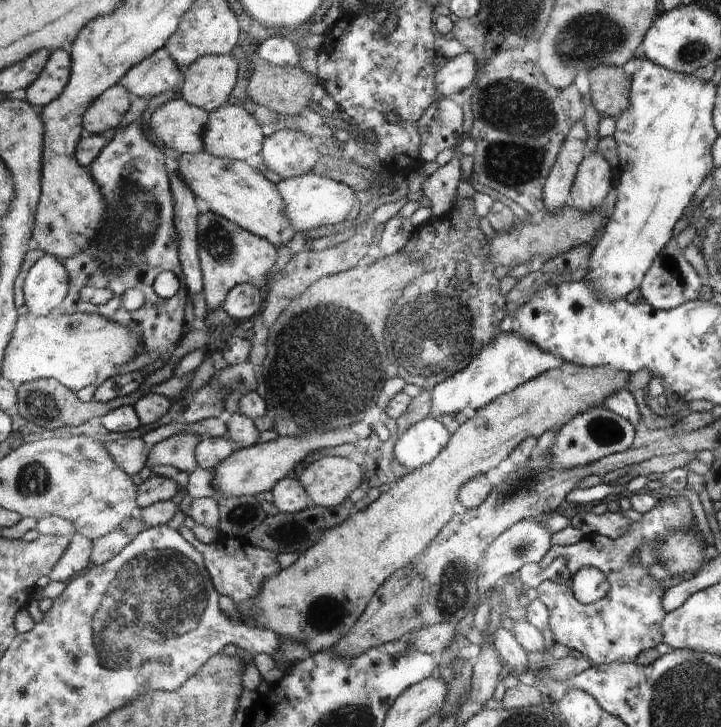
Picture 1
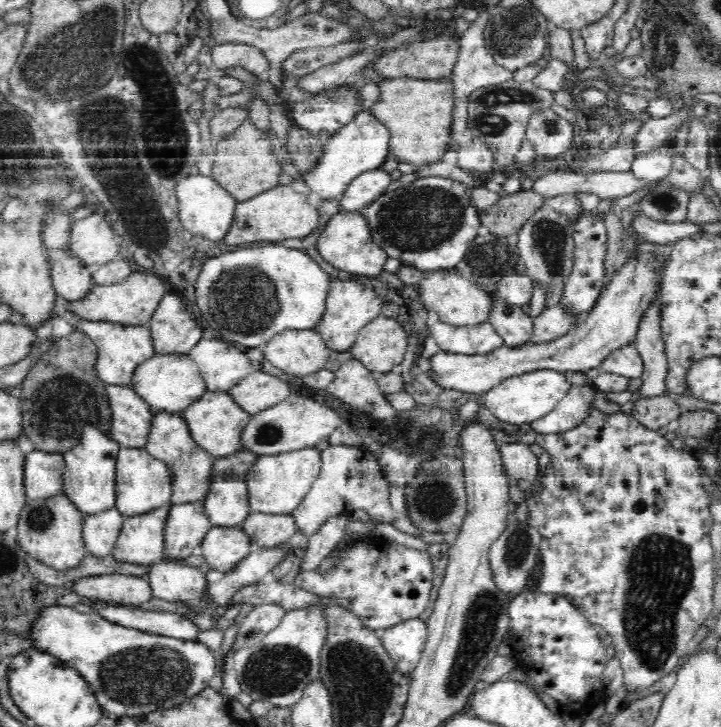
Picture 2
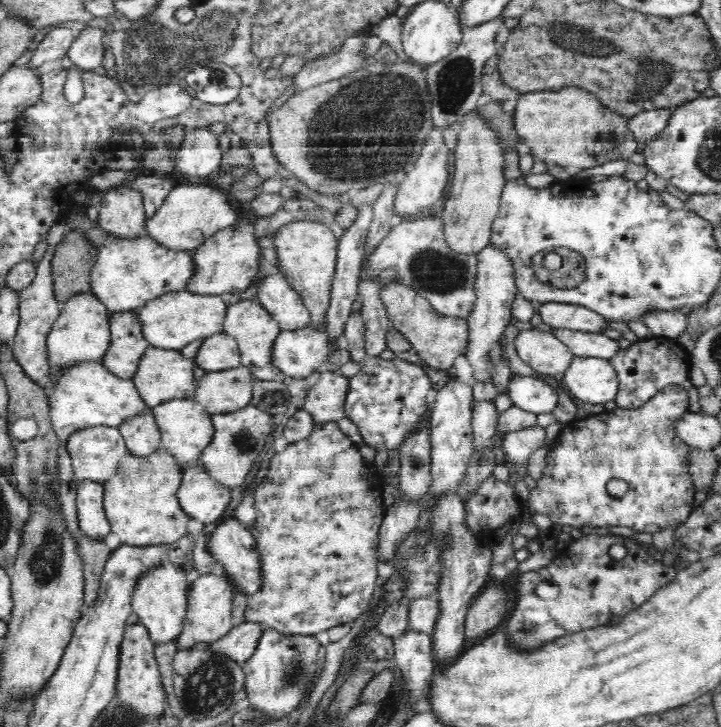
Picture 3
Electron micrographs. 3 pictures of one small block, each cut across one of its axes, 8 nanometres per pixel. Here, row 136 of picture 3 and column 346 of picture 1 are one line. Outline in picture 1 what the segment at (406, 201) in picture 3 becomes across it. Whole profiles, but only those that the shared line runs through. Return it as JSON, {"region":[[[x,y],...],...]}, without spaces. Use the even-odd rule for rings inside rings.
{"region":[[[361,421],[352,424],[349,429],[334,430],[334,432],[322,432],[318,434],[309,432],[307,435],[301,434],[298,438],[279,437],[277,440],[264,442],[264,444],[254,444],[253,446],[241,448],[222,460],[216,468],[214,468],[214,484],[218,492],[224,498],[226,496],[240,497],[249,495],[252,497],[260,497],[260,492],[272,491],[274,486],[281,481],[290,470],[294,470],[294,466],[298,462],[302,462],[306,458],[308,452],[322,450],[330,446],[343,445],[346,443],[354,444],[358,439],[368,438],[372,434],[370,424]]]}

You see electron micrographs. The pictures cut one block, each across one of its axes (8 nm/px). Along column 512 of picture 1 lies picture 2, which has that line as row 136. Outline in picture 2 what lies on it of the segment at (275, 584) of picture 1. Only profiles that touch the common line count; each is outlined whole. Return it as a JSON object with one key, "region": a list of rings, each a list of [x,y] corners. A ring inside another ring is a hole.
{"region":[[[390,78],[377,83],[380,87],[378,100],[370,106],[370,113],[390,131],[390,153],[400,163],[409,163],[414,168],[420,165],[431,165],[441,160],[446,152],[453,150],[453,110],[454,88],[452,79],[423,81],[414,78]]]}

